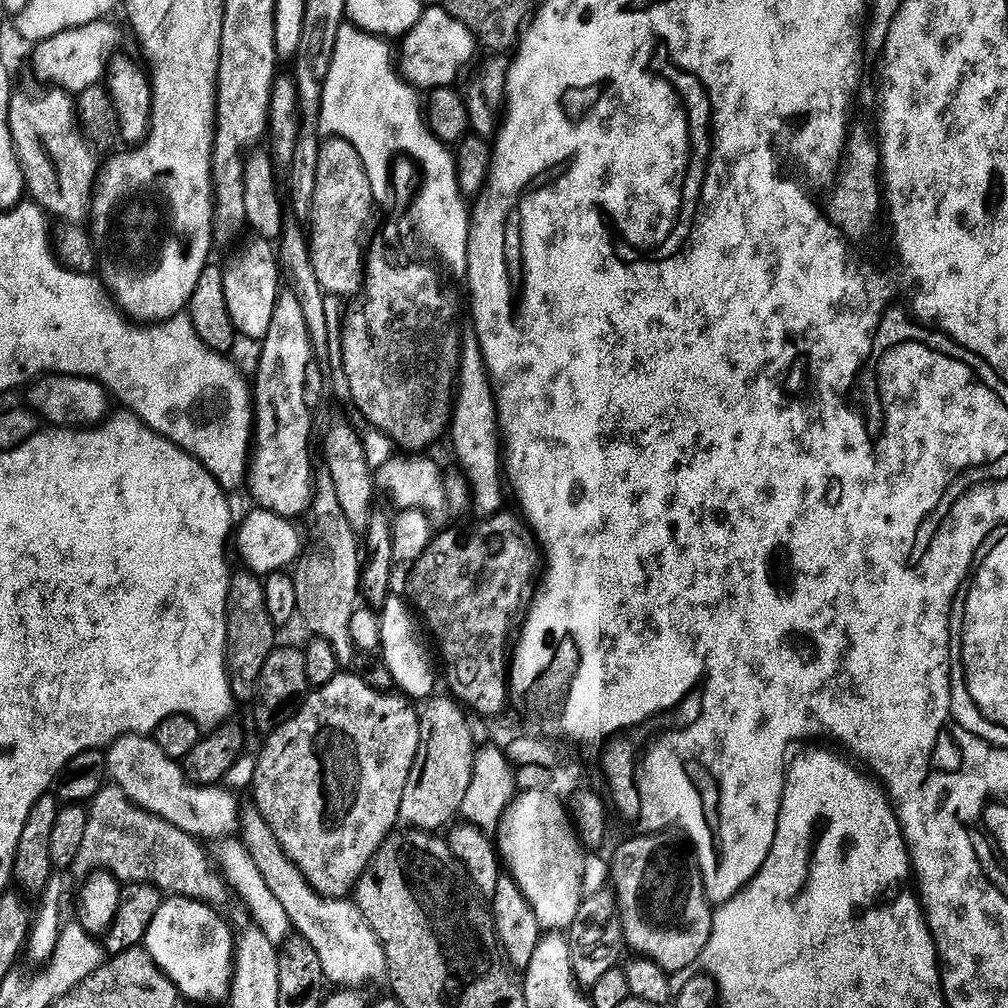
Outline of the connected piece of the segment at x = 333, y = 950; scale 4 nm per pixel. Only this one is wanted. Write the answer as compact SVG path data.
M257 799L241 811L240 836L254 856L268 887L288 914L293 929L316 950L329 985L342 984L344 988L354 990L372 979L374 974L387 973L383 945L363 920L359 908L353 901L325 897L313 890L308 879L282 850Z

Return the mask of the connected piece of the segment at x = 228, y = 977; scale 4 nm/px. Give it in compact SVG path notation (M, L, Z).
M171 895L164 900L156 907L142 946L185 1001L225 1001L232 985L235 955L233 929L230 930L215 907L204 902L182 895Z

